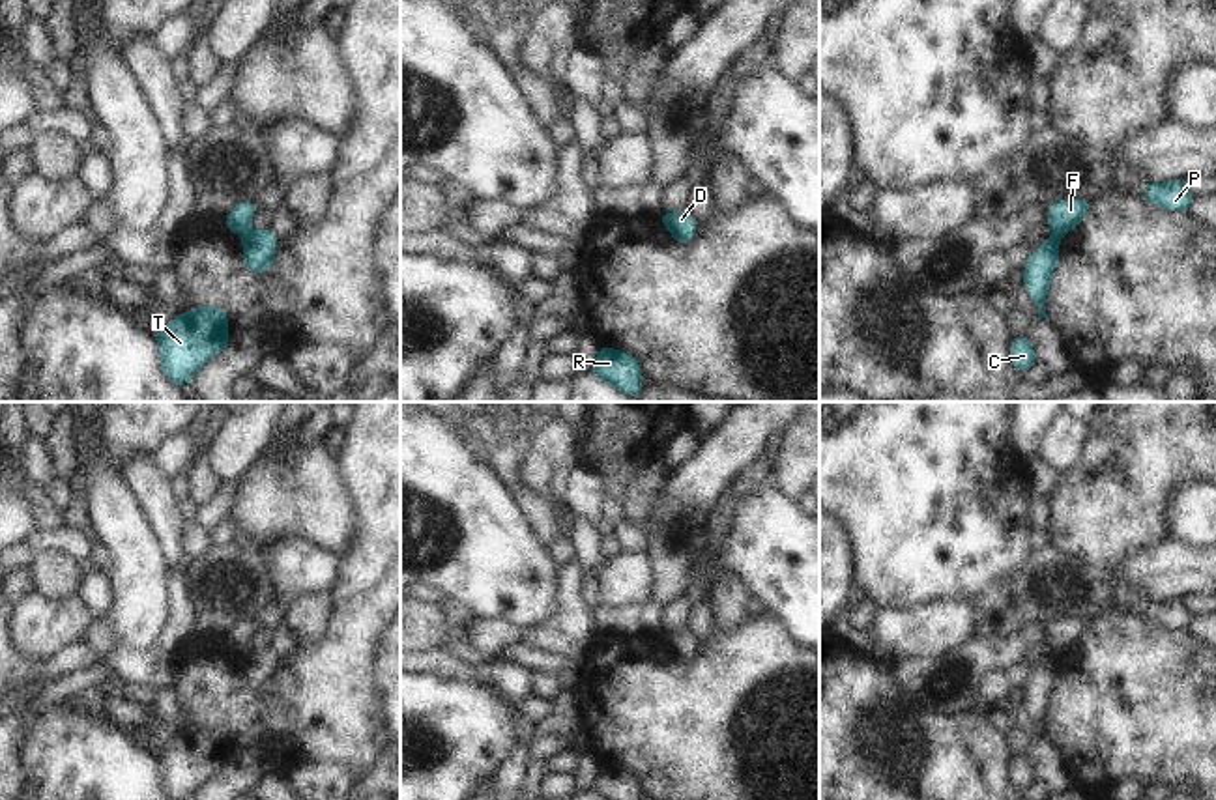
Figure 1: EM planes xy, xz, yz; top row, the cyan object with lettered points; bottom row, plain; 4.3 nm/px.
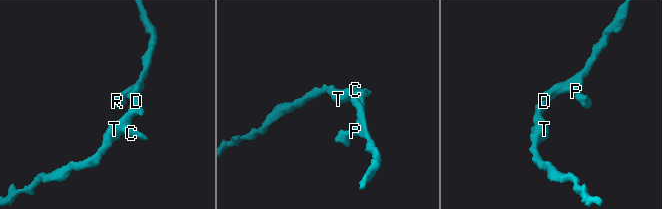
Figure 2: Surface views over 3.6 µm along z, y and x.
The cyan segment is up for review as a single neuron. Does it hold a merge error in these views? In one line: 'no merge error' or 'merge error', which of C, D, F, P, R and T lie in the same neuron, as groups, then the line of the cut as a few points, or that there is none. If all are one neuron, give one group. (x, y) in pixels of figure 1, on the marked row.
merge error; C D P R T / F; cut in xy along (249, 234), (244, 238)

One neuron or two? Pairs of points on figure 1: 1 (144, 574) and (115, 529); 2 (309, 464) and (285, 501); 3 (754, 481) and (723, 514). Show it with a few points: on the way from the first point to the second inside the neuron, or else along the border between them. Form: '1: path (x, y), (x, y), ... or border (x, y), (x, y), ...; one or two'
1: path (135, 563), (133, 548), (126, 541); one
2: path (309, 473), (294, 492); one
3: path (745, 485), (724, 505); one

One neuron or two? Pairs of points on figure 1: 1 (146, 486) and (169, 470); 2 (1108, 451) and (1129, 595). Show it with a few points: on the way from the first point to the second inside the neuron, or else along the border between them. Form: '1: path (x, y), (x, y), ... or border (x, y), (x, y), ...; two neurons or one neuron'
1: border (148, 458), (169, 481); two neurons
2: path (1112, 486), (1112, 559); one neuron

